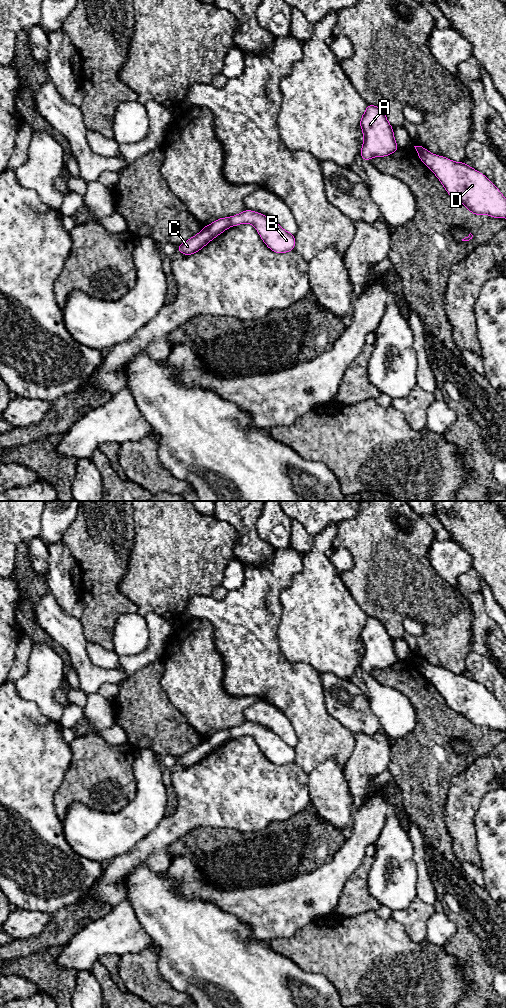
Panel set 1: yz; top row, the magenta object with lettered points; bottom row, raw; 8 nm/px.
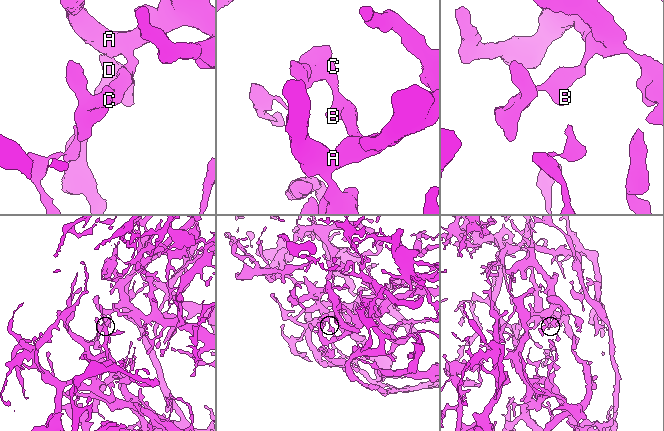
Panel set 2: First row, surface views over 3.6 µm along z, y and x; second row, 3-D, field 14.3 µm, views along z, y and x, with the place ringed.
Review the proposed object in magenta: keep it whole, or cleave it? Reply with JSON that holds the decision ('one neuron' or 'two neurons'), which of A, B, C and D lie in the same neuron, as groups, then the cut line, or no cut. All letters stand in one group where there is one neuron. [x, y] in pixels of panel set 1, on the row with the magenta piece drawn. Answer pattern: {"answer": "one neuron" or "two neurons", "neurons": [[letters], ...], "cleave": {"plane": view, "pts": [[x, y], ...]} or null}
{"answer": "one neuron", "neurons": [["A", "B", "C", "D"]], "cleave": null}

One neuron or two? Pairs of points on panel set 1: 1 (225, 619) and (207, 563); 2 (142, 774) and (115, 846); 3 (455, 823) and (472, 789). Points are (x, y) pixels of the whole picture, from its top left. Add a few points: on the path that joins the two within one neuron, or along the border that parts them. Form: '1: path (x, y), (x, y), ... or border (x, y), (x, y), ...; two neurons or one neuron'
1: border (210, 595), (194, 595), (188, 603); two neurons
2: path (144, 793), (144, 813), (137, 820), (134, 832); one neuron
3: path (460, 815), (460, 808), (464, 797); one neuron

